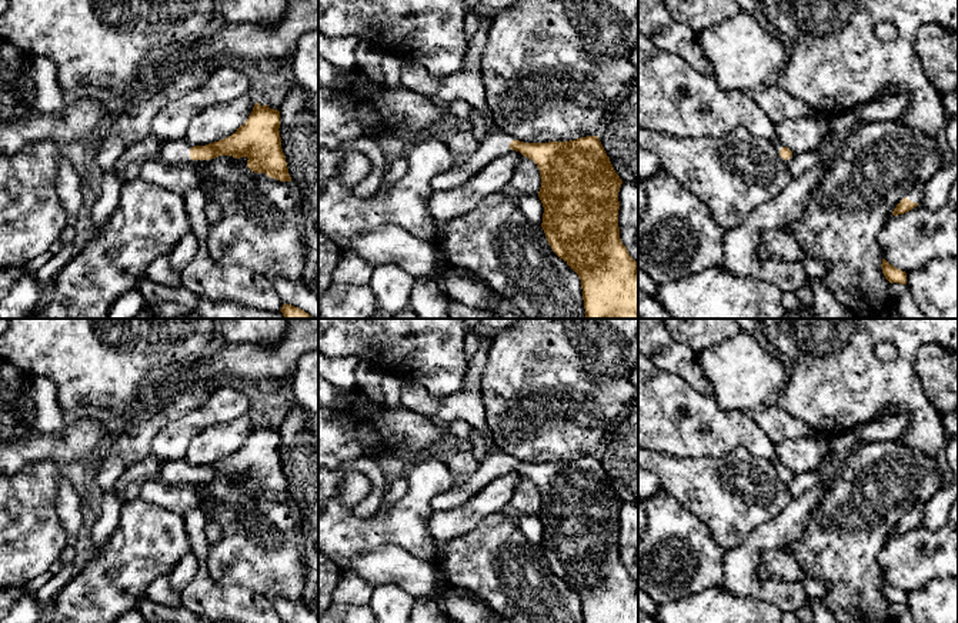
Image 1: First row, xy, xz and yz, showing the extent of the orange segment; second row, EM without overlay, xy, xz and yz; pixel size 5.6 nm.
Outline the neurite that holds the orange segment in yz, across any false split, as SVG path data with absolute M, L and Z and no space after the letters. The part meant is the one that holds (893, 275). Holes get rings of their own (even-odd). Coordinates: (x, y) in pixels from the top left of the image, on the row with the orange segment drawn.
M882 259L882 273L889 283L907 284L907 273L889 264Z

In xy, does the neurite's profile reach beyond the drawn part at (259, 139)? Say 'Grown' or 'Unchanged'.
Grown

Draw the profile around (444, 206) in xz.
M510 150L493 160L464 184L447 191L433 193L428 201L428 214L437 227L435 244L440 249L445 241L447 223L474 209L484 197L495 191L507 191L523 157L520 151Z

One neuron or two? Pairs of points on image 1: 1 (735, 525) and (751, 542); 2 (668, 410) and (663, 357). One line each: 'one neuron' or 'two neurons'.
1: two neurons
2: two neurons

